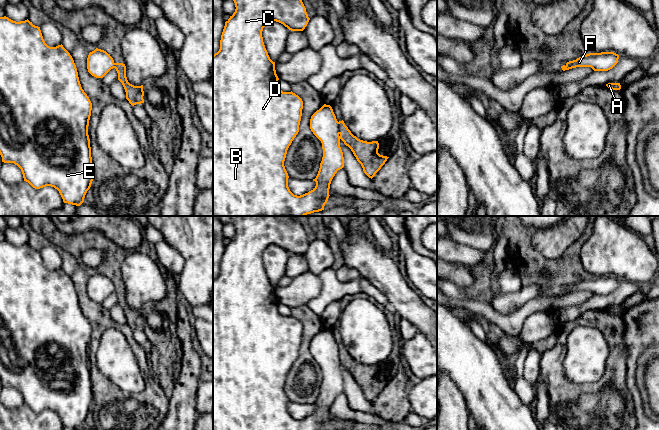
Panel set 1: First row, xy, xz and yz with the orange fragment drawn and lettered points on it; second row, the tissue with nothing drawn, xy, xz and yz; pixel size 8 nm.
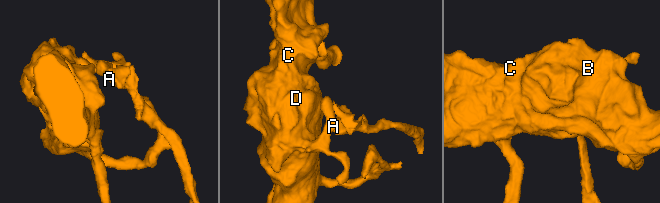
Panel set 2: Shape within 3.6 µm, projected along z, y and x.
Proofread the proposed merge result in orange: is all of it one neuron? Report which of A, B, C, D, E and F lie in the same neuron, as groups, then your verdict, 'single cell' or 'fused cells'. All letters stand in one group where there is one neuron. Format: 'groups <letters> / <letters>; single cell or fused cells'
groups A / B C D E F; fused cells

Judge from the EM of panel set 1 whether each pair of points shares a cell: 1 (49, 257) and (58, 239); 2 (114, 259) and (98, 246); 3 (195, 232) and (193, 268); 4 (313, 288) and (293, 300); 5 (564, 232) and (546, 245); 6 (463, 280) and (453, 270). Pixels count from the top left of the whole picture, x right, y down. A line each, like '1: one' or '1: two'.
1: two
2: one
3: one
4: one
5: one
6: one

